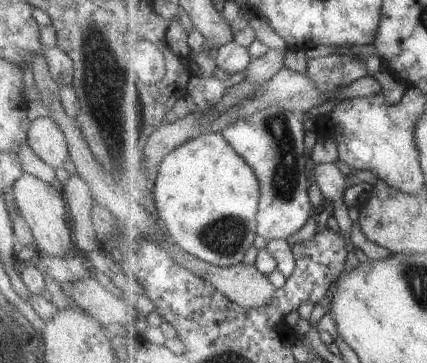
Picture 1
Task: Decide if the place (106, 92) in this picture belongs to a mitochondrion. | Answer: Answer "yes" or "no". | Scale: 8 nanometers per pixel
yes

